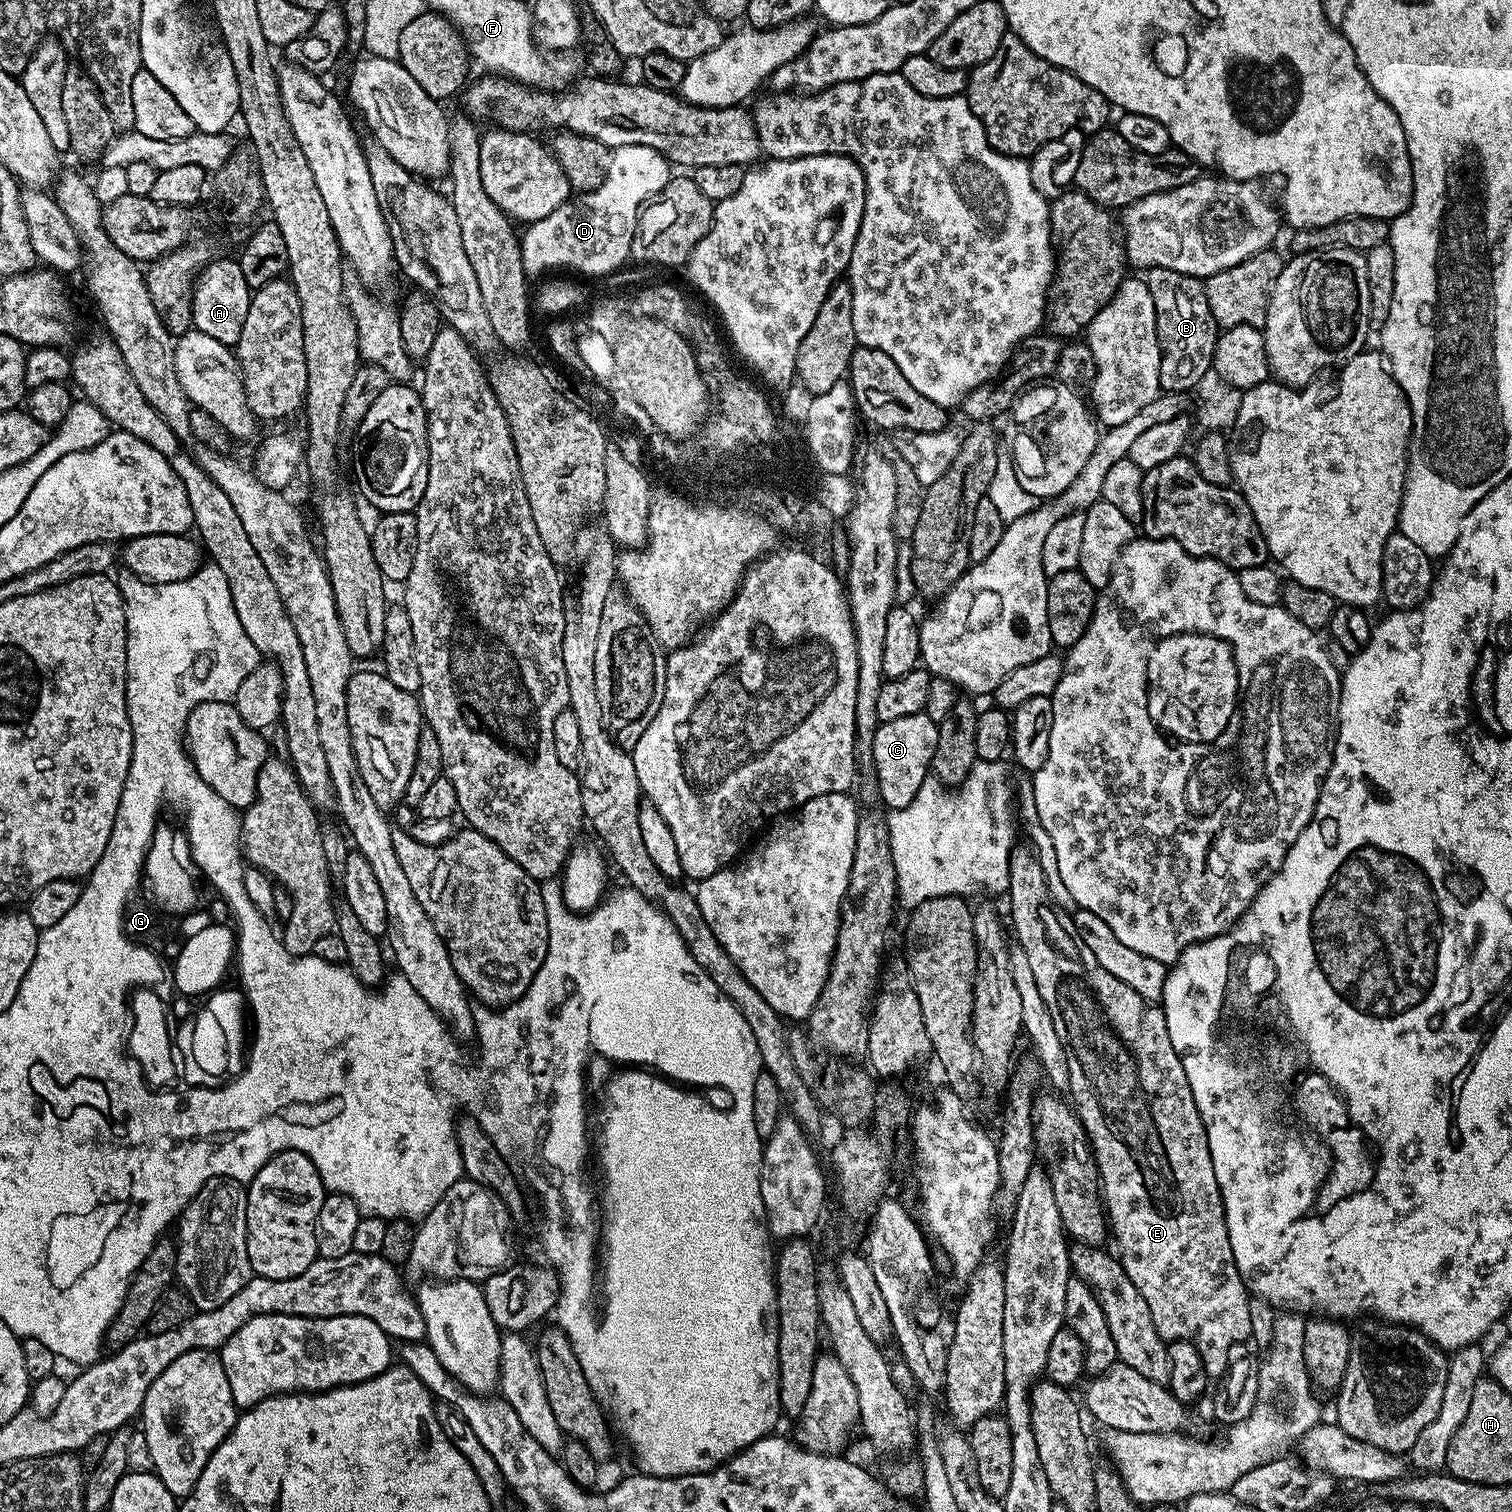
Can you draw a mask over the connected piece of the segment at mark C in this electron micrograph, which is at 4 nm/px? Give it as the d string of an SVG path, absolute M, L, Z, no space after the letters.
M925 712L894 718L894 722L880 724L874 734L872 767L876 792L888 810L910 805L919 787L930 776L934 750L938 746L938 726Z

